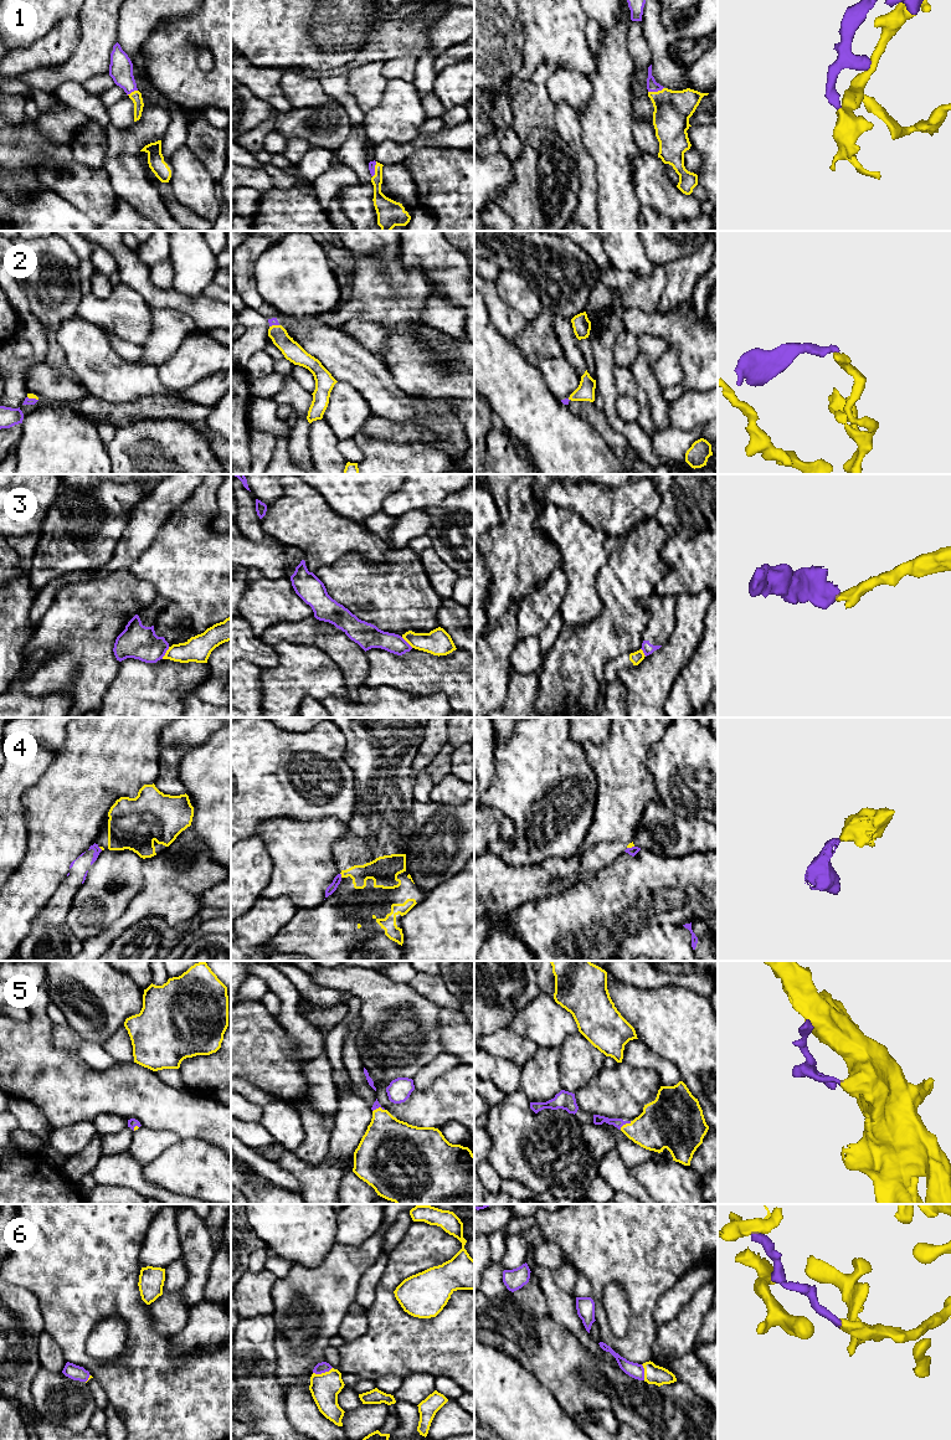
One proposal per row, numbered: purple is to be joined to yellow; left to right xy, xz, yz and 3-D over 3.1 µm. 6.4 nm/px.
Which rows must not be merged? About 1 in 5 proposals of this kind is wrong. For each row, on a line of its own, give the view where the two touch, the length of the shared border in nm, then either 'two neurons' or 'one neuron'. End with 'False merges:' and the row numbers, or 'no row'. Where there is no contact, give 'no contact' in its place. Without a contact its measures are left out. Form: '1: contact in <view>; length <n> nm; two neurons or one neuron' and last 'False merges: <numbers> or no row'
1: contact in yz; length 110 nm; one neuron
2: contact in xy; length 80 nm; one neuron
3: contact in xy; length 90 nm; two neurons
4: contact in xz; length 30 nm; two neurons
5: contact in yz; length 90 nm; one neuron
6: contact in xz; length 130 nm; one neuron
False merges: 3, 4

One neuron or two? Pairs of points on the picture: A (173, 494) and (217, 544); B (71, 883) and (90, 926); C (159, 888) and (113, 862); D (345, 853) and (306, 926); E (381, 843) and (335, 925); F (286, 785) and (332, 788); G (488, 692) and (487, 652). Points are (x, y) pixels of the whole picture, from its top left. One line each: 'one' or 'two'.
A: two
B: two
C: two
D: one
E: one
F: one
G: one

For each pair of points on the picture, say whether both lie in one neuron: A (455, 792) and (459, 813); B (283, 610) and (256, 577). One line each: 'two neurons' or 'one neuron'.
A: two neurons
B: one neuron

